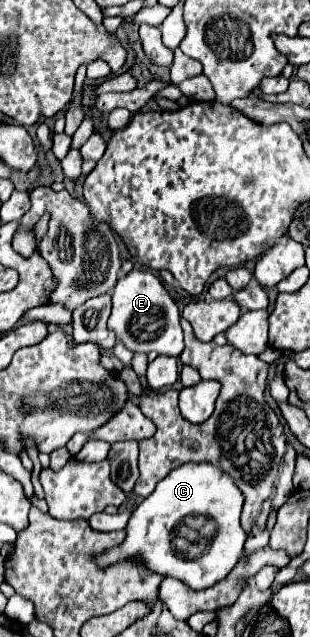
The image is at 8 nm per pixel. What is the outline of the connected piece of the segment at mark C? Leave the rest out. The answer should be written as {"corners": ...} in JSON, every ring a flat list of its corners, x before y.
{"corners":[[195,462,195,464,181,464,175,470,171,470,153,490,149,498,145,498,133,512,125,532,127,538,121,546,107,550,105,554,99,554,97,564,109,566,113,562,119,562,121,558,141,558,145,566,157,574,173,576,191,586,193,590,203,590,213,584,217,584,221,578,233,570,237,564,237,558,243,552,243,544,247,540,245,530,241,528,239,516,243,508,243,494,237,488,235,480,223,472,219,466,213,466,209,462]]}

